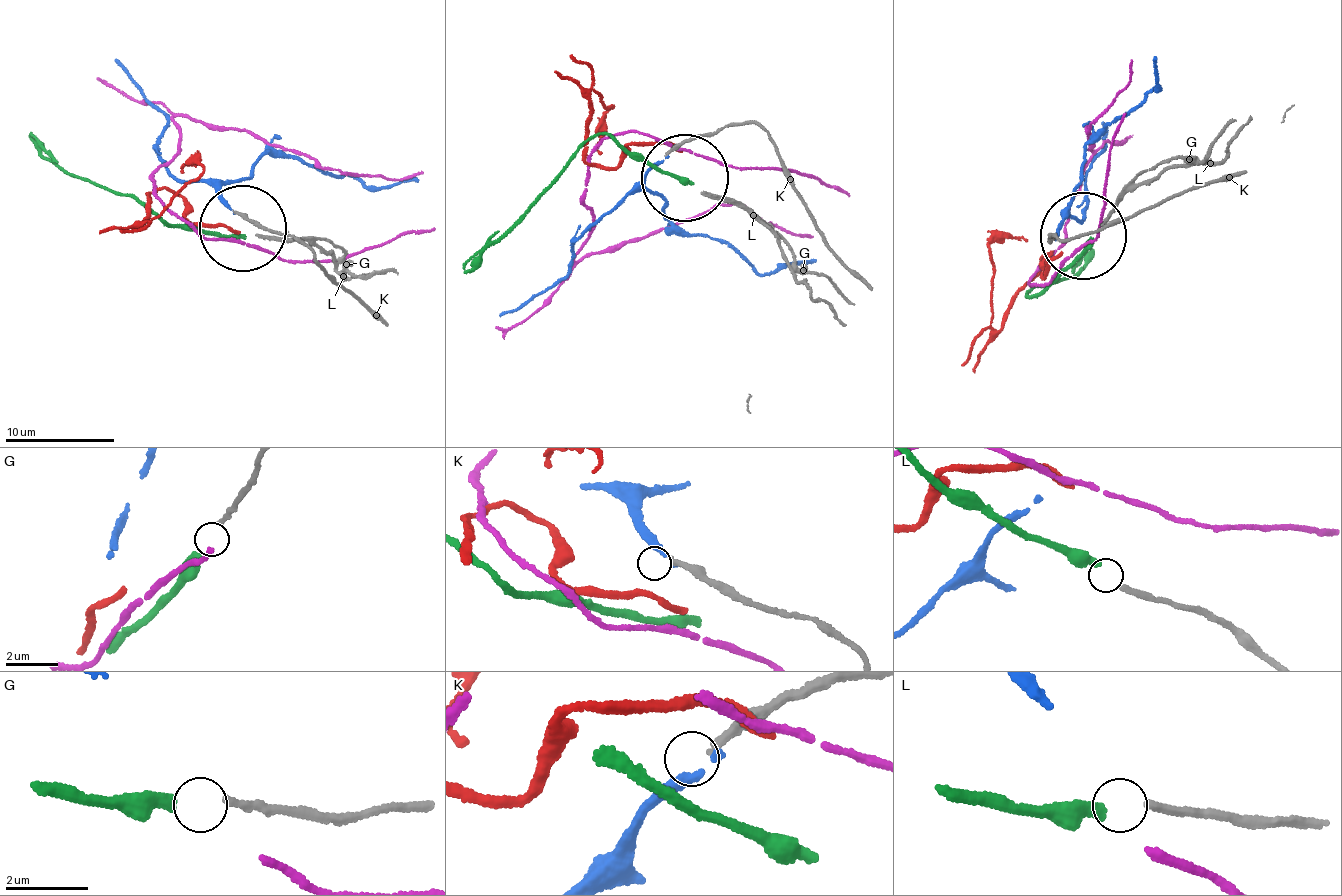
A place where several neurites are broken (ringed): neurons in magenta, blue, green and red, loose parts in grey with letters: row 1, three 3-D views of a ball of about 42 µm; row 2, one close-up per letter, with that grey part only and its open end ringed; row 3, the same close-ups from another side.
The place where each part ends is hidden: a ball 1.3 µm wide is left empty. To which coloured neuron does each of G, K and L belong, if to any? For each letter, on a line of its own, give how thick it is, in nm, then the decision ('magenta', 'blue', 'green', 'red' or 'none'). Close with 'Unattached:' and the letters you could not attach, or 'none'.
G: 150 nm thick; none
K: 160 nm thick; none
L: 200 nm thick; none
Unattached: G, K, L

